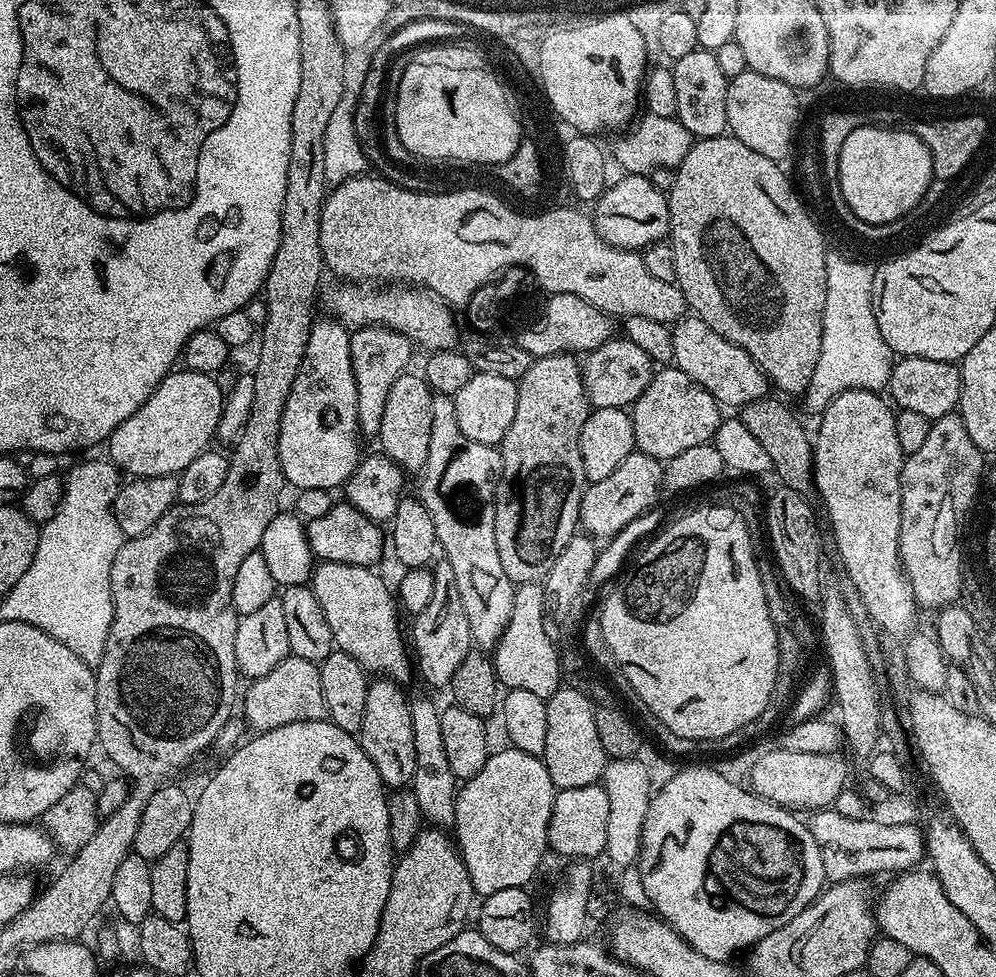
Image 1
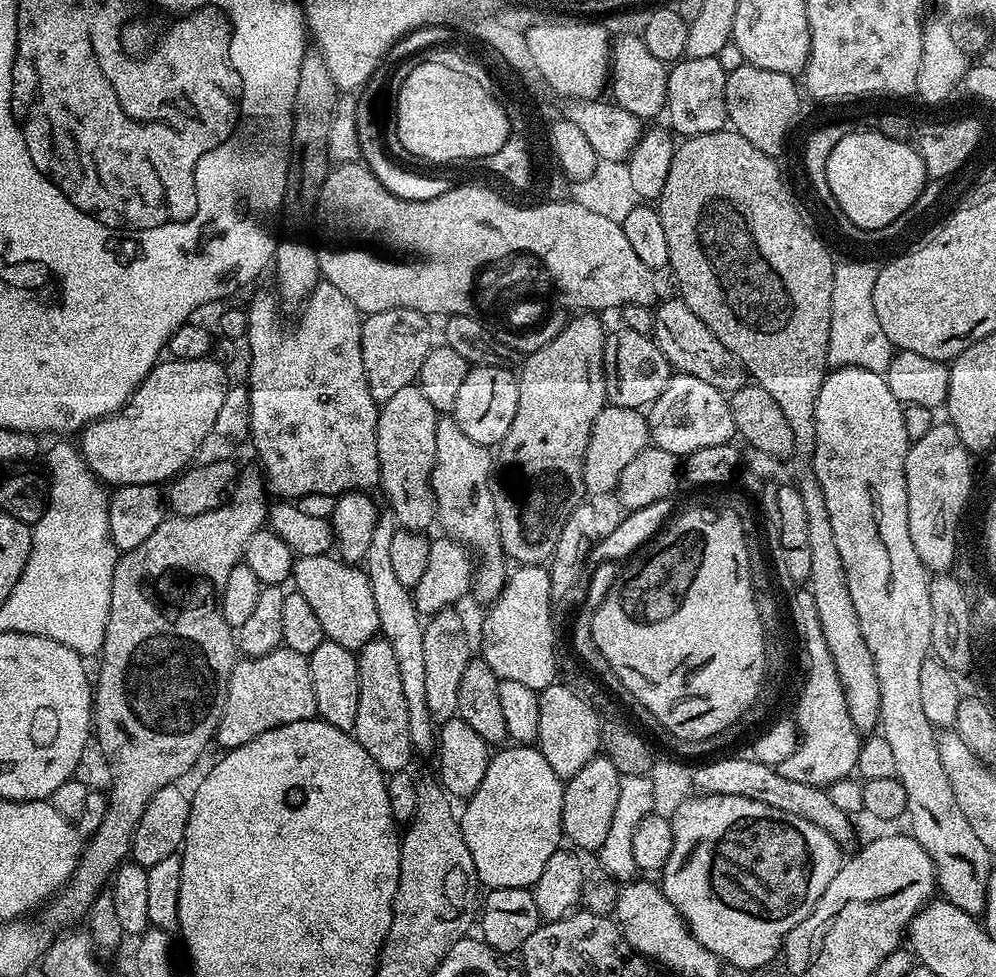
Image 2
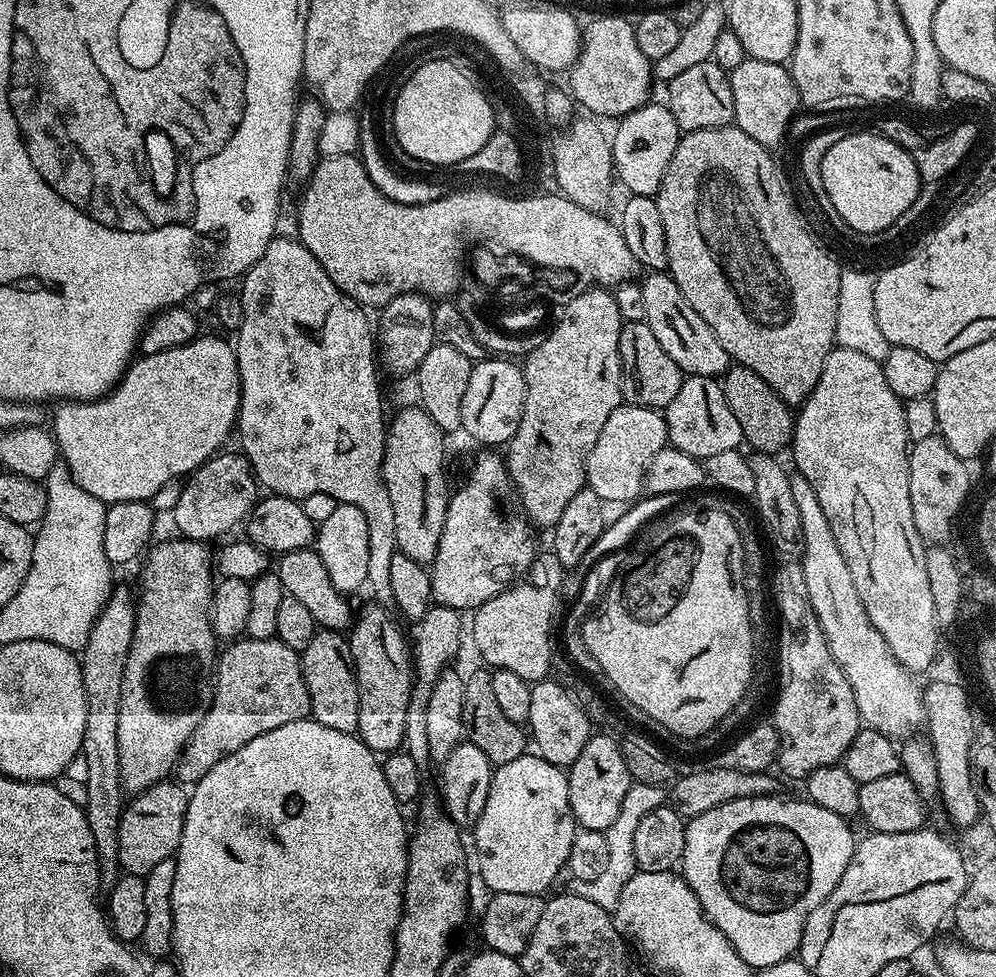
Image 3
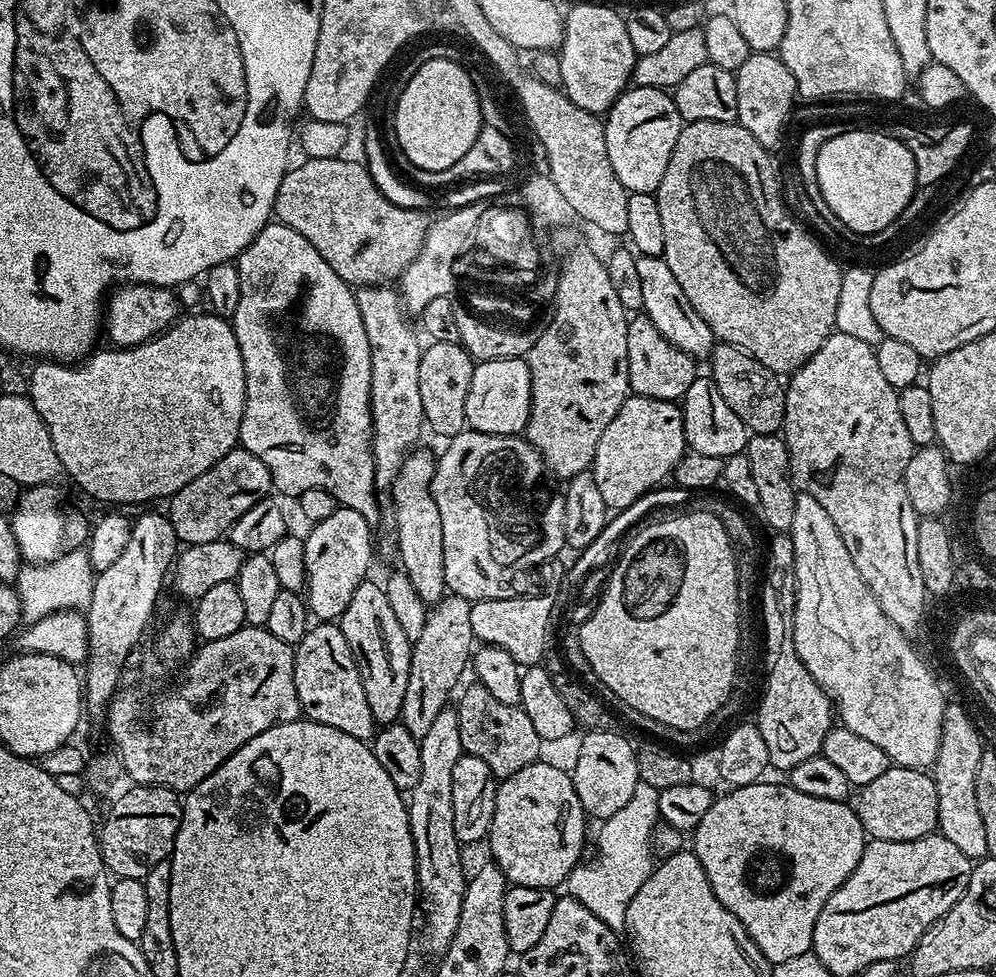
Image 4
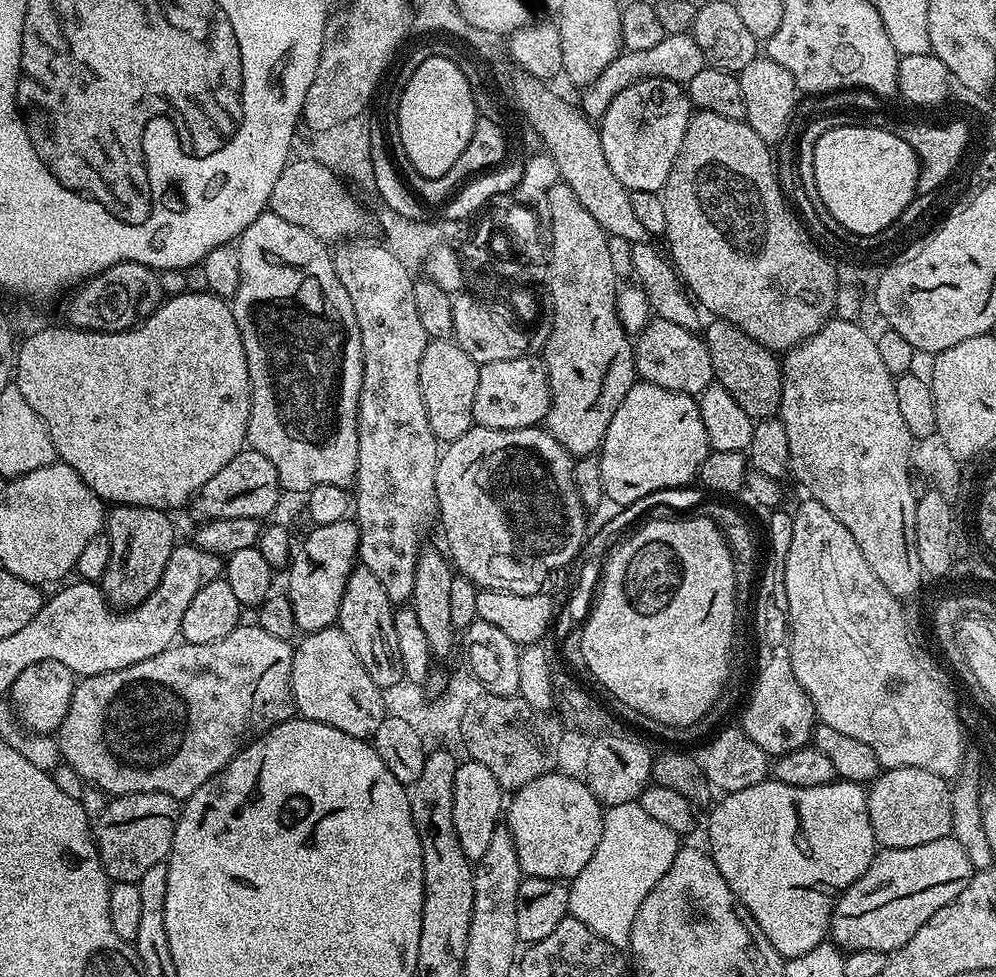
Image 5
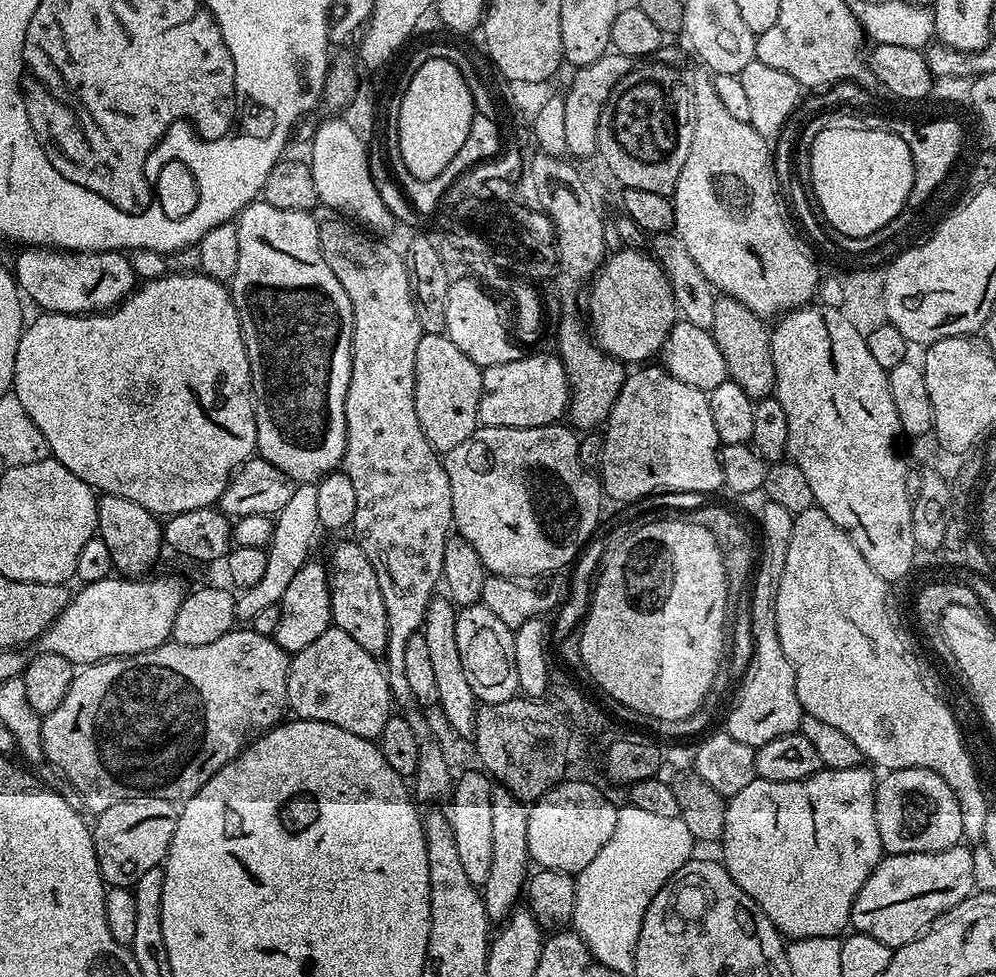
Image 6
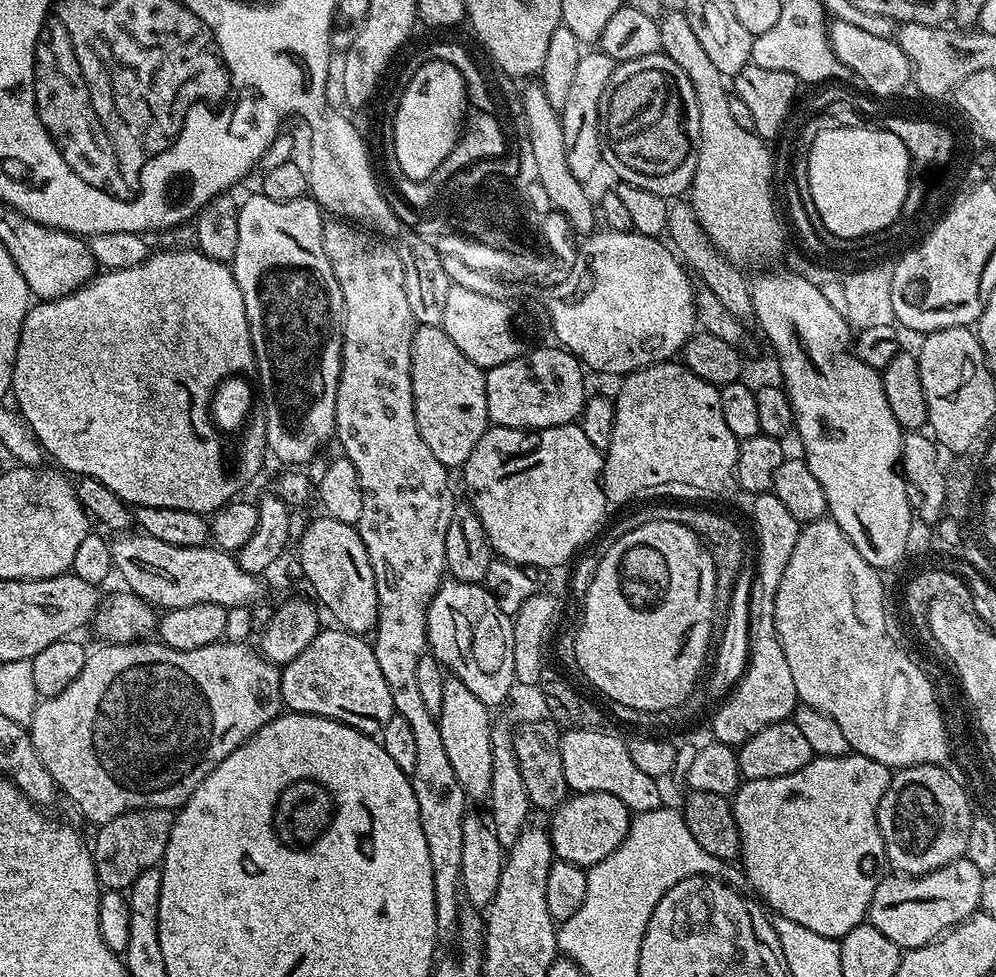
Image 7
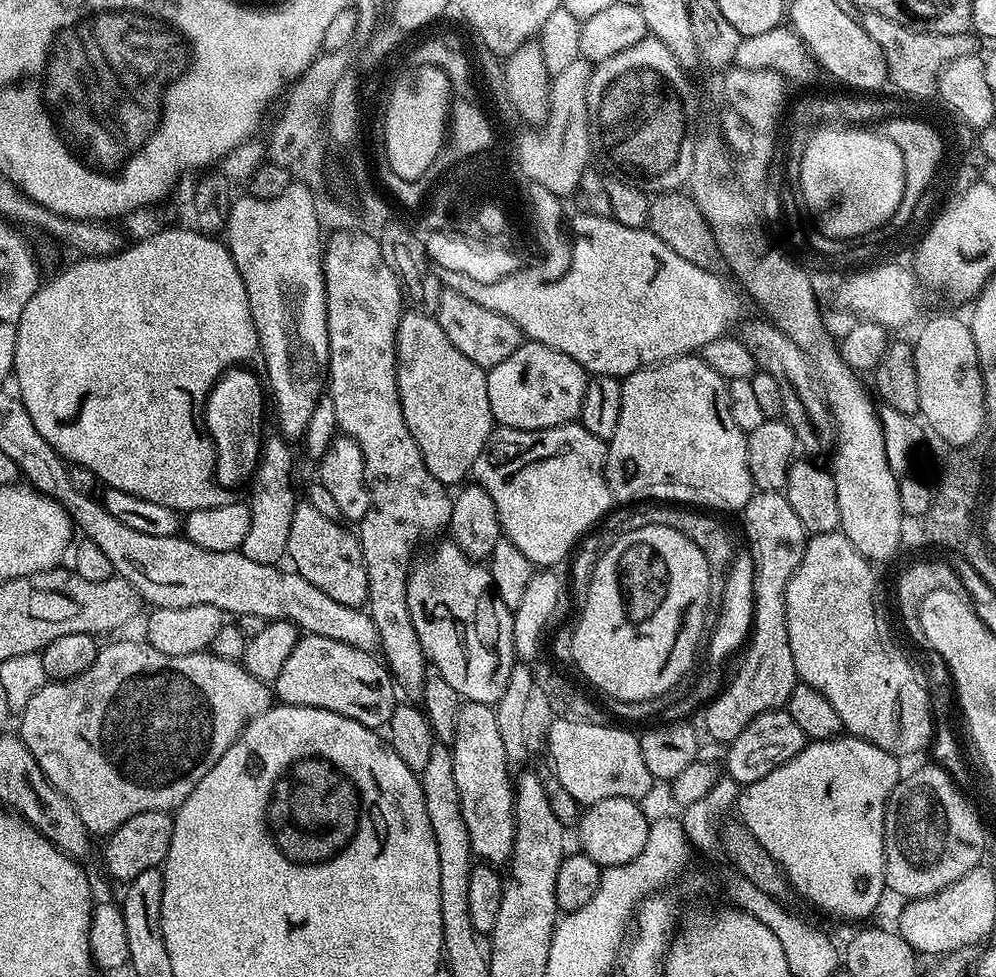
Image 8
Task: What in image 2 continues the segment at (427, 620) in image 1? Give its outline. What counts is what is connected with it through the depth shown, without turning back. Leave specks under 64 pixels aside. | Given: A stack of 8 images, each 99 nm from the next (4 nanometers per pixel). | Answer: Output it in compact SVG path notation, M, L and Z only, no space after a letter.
M455 607L443 608L425 623L423 648L426 650L426 706L430 706L432 719L437 722L451 720L458 713L458 685L474 648L468 645L468 632L464 620Z

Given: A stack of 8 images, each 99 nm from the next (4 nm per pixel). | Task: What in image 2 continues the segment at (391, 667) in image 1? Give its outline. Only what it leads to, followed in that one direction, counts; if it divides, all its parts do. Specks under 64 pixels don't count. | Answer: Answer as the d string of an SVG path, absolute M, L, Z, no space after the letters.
M332 554L301 556L292 565L291 583L295 591L300 592L310 606L314 606L314 614L318 614L318 622L322 622L325 637L338 642L338 646L359 650L379 633L374 590L370 588L370 578L363 567L346 564Z

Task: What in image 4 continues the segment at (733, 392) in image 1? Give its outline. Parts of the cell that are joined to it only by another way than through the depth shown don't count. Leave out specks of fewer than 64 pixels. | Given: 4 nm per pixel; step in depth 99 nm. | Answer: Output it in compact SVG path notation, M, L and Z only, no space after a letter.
M637 255L636 261L638 262L638 275L642 278L643 315L648 316L650 322L658 326L658 334L662 334L666 342L678 346L678 350L697 358L711 357L714 337L710 326L706 326L706 322L702 322L702 317L698 315L698 310L690 306L682 286L678 286L678 278L674 278L663 256Z

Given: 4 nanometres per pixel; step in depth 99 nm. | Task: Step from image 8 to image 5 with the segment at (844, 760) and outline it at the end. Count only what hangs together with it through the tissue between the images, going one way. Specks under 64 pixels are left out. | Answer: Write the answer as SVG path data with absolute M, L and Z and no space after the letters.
M769 778L754 786L746 786L746 790L727 793L723 799L724 801L708 816L708 844L706 843L706 848L718 866L722 878L726 878L726 886L730 886L730 890L740 899L742 906L746 906L746 910L752 915L754 922L758 922L758 926L762 926L766 938L770 938L770 946L774 946L774 950L778 950L780 956L785 958L801 956L814 950L814 946L825 943L830 932L832 911L836 909L836 901L851 884L858 882L858 878L862 878L862 874L866 874L866 870L872 865L872 860L878 851L874 830L870 826L868 793L865 785L837 778L822 786L786 786L786 782L778 782Z

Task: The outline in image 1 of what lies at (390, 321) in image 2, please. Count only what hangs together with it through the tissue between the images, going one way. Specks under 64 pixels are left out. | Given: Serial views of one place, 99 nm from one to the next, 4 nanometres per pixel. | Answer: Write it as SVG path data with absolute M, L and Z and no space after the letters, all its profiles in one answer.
M369 324L367 328L357 328L350 335L350 358L354 366L354 382L358 386L358 422L365 437L375 437L382 426L382 413L386 411L386 398L390 386L404 375L412 360L414 345L401 332L393 328L381 328Z

